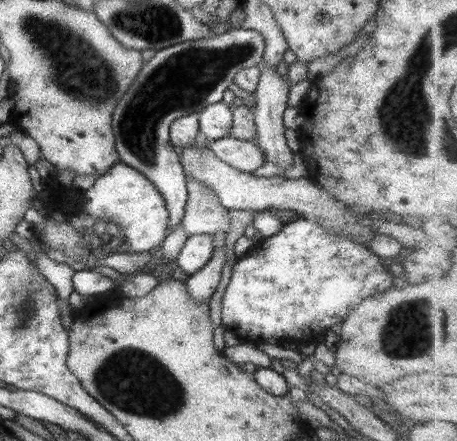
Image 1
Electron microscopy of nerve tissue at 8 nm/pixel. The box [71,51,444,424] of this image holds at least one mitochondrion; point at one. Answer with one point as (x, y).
(137, 384)

